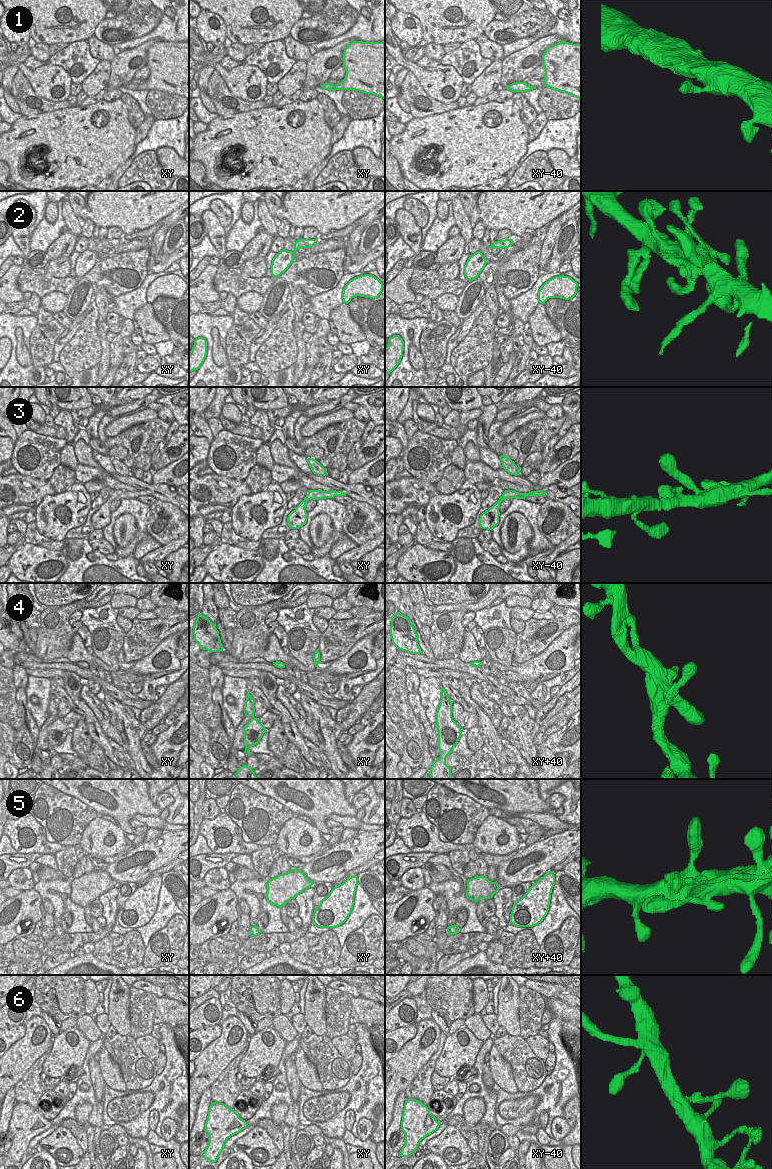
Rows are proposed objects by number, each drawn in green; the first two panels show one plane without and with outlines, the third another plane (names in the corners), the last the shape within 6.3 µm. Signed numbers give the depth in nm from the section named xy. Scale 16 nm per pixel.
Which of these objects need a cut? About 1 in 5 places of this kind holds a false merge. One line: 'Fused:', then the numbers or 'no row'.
Fused: no row

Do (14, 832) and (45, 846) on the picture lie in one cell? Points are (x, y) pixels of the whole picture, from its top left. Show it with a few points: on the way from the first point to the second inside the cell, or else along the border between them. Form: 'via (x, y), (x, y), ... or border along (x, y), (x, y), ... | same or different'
via (20, 826), (30, 827), (36, 834), (36, 837) | same

